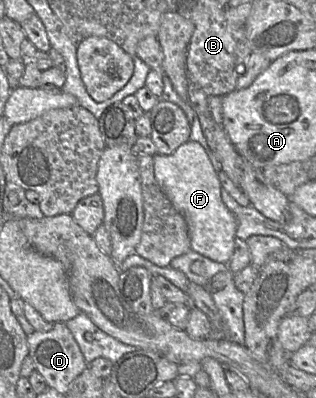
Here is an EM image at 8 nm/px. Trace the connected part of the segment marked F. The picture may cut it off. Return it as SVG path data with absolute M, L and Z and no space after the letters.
M189 140L170 155L156 154L155 179L188 225L191 250L208 259L228 264L234 254L237 221L221 198L221 184L204 148Z

